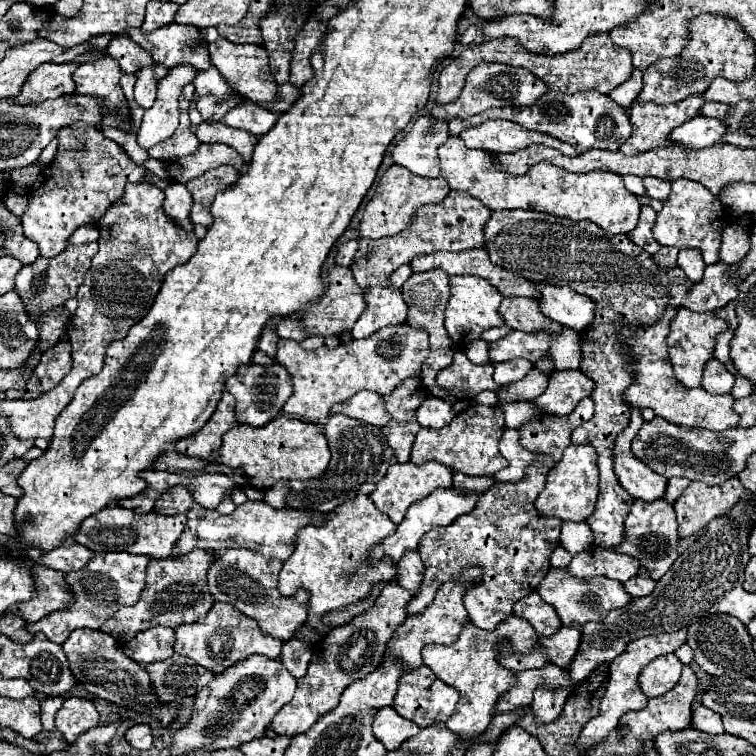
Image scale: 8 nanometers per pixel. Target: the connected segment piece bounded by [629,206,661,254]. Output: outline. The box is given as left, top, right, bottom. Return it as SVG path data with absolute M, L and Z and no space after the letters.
M643 206L641 208L641 216L639 216L639 224L635 226L635 230L629 234L629 240L633 244L637 244L639 248L643 248L647 254L655 254L661 246L659 242L653 238L653 224L655 224L655 210L651 206Z

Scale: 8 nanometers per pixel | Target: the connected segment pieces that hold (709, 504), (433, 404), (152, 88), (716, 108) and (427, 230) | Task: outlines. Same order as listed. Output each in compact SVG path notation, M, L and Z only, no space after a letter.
M731 478L719 486L691 482L673 504L679 518L679 536L689 538L701 532L711 518L727 514L729 508L741 498L743 490L745 488L737 478Z
M429 396L421 402L417 408L417 422L427 428L443 428L453 420L455 412L449 402L443 402L443 398Z
M153 64L151 66L145 66L141 68L135 76L137 76L137 82L135 82L135 102L141 106L141 108L151 108L153 102L155 102L155 94L157 94L157 78L155 78L155 72L153 72Z
M705 102L703 108L701 108L701 116L707 116L707 118L725 118L727 114L727 104L721 104L721 102Z
M451 190L443 202L421 206L415 212L413 222L409 224L407 230L401 230L395 236L379 238L379 240L359 238L359 248L353 256L351 270L353 270L355 282L363 290L367 306L351 330L353 338L367 338L385 326L405 324L407 304L403 302L401 290L389 282L391 272L397 270L401 265L409 264L411 258L419 254L431 254L437 250L463 252L471 248L483 248L485 246L483 228L489 218L491 218L491 210L481 200L461 190Z

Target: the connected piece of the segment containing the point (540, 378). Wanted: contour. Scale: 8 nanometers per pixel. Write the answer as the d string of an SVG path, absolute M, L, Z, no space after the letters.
M533 368L521 382L509 384L503 388L503 392L499 394L499 402L513 402L513 400L533 400L539 394L543 394L543 390L547 388L547 374L543 374L541 370Z

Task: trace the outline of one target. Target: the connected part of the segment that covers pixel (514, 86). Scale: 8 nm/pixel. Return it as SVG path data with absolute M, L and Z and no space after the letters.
M483 64L469 72L459 98L455 98L453 102L443 104L443 106L439 106L439 102L435 102L431 108L431 116L435 116L435 118L469 118L469 116L481 114L489 108L531 106L545 92L547 92L547 86L539 78L535 78L529 70L515 68L515 66L511 68L511 66L503 66L503 64Z

